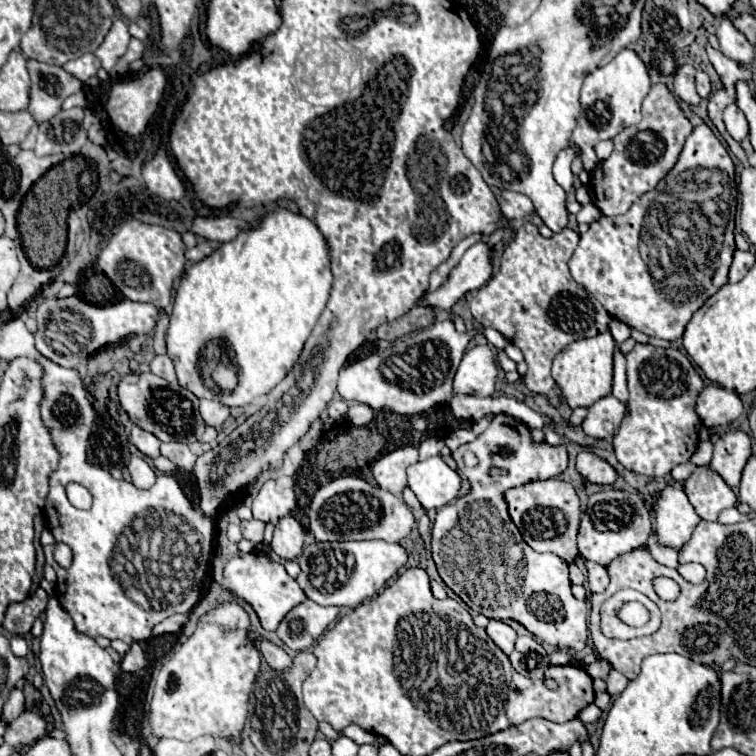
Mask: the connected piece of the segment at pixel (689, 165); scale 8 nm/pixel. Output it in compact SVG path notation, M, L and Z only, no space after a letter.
M706 123L694 127L692 135L684 143L678 163L670 171L670 177L676 177L682 169L696 169L696 167L708 167L708 169L718 167L726 171L730 177L734 177L734 163L730 153Z

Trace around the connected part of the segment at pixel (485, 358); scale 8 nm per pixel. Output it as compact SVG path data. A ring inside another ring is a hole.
M478 345L466 351L456 377L454 393L470 393L476 397L490 397L496 383L496 359L488 345Z

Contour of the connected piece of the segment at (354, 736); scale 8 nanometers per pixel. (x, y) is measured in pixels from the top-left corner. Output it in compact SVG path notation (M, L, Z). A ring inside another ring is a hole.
M348 725L348 729L344 729L342 733L344 733L346 737L350 737L352 741L356 741L358 745L362 745L362 743L376 743L376 741L374 741L374 735L368 733L368 731L364 731L364 729L360 729L358 725Z

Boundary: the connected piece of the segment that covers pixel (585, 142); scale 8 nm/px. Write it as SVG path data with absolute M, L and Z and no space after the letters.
M622 49L610 63L598 67L590 75L586 75L582 85L582 113L578 117L578 125L572 133L572 143L582 149L582 163L586 171L592 171L598 163L594 145L602 139L612 139L622 129L636 125L640 121L640 105L650 91L650 77L644 61L638 57L634 49Z

